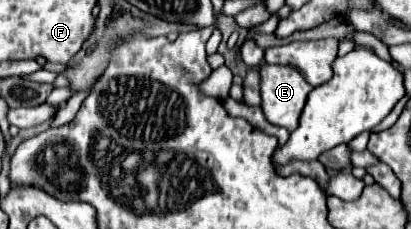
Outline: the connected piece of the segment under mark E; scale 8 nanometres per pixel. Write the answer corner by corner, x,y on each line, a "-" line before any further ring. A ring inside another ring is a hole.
263,65
261,73
261,109
269,123
285,127
287,131
297,129
297,119
303,111
311,85
293,67

